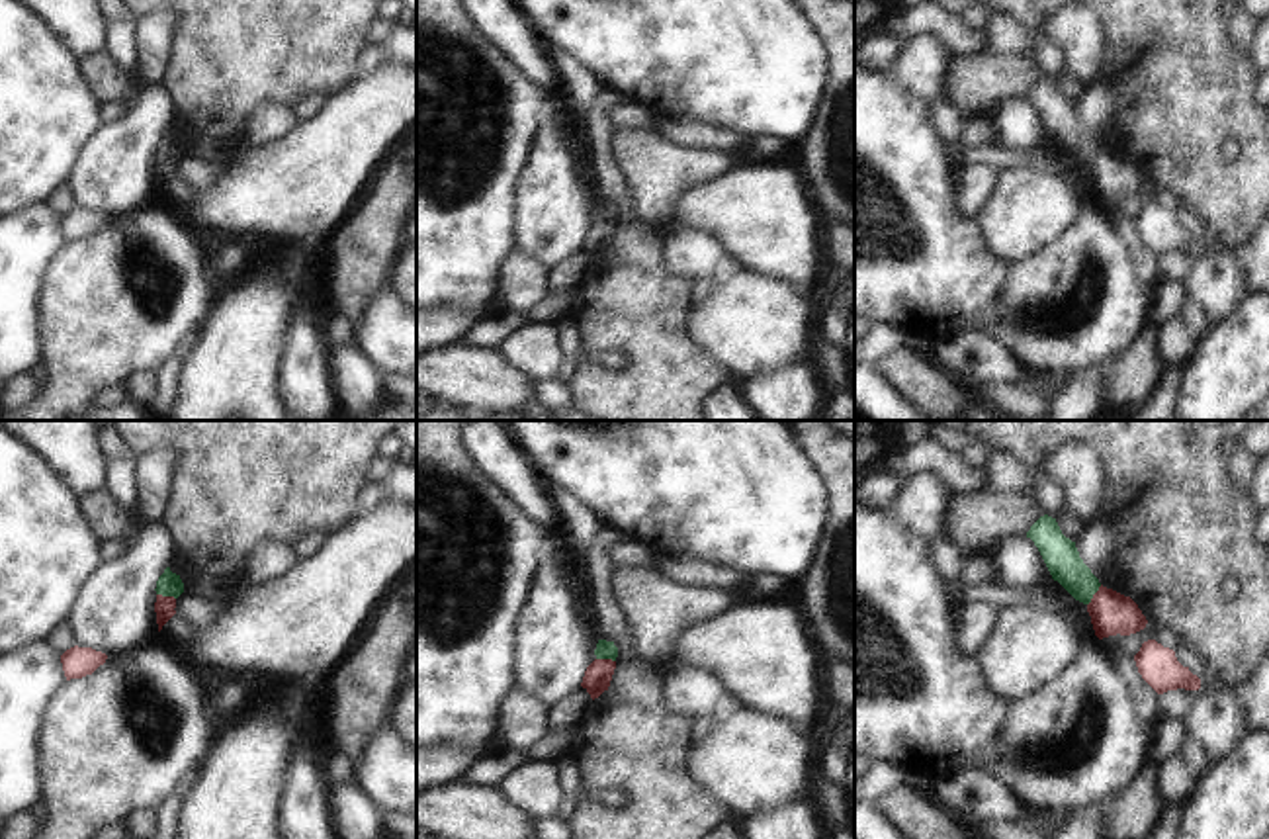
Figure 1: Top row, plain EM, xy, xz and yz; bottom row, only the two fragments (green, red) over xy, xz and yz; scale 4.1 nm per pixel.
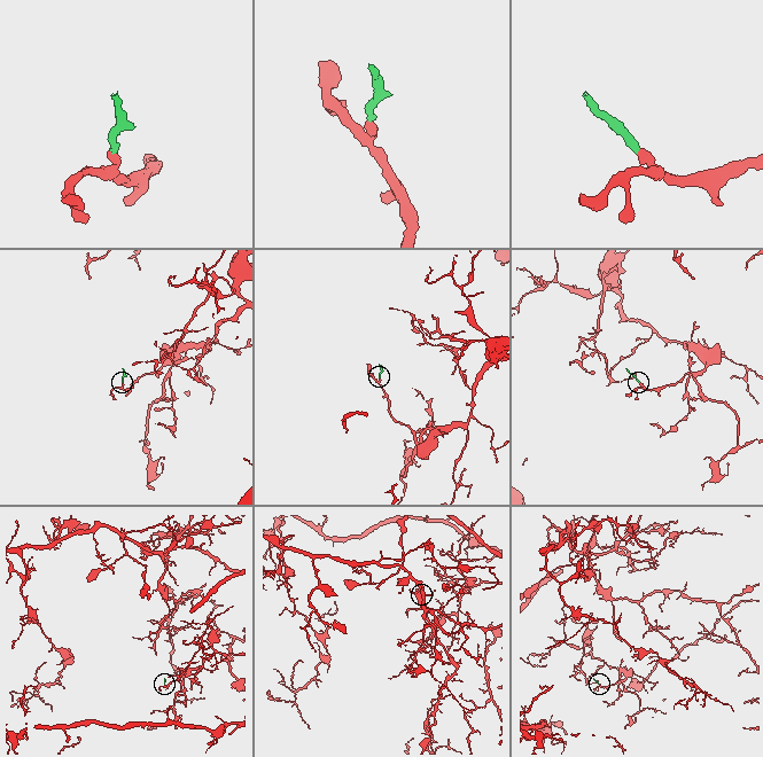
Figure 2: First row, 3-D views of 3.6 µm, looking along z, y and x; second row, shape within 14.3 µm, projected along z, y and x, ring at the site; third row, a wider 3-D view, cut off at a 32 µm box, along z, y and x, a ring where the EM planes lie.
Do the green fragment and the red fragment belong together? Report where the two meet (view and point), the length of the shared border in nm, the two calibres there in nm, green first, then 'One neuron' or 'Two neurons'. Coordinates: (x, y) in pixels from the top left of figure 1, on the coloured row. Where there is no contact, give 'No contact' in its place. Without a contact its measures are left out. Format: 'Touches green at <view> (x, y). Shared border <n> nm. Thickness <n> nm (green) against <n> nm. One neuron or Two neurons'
Touches green at yz (1093, 593). Shared border 110 nm. Thickness 140 nm (green) against 180 nm. Two neurons.

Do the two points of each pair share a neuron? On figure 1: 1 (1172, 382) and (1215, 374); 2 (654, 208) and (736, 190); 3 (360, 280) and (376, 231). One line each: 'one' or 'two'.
1: two
2: two
3: one

